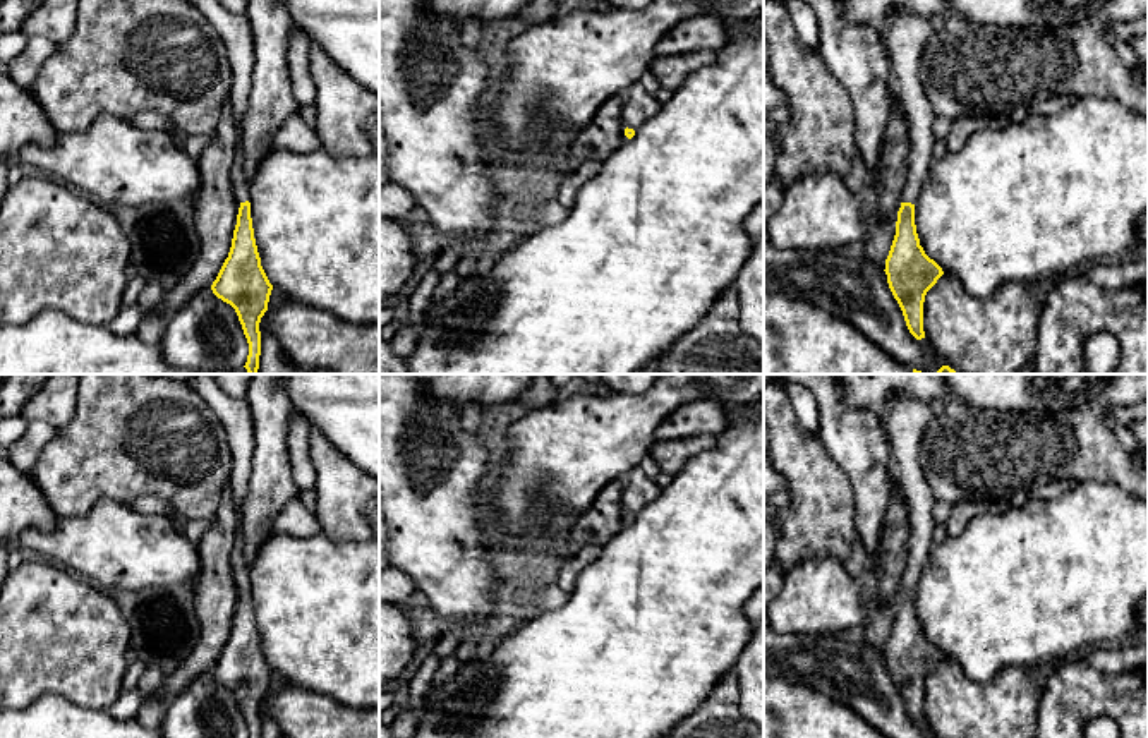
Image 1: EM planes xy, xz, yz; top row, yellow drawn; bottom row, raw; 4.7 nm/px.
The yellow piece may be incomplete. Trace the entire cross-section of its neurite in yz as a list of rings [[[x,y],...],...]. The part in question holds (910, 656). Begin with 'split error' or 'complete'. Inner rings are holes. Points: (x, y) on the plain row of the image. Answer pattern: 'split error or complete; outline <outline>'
split error; outline [[[899,398],[887,410],[892,458],[909,505],[911,530],[896,620],[884,656],[889,673],[903,695],[906,711],[916,724],[925,723],[925,680],[944,659],[942,652],[920,630],[915,609],[915,589],[921,575],[921,565],[928,561],[934,547],[932,532],[935,522],[932,508],[935,499],[918,462],[920,441],[932,415],[928,402],[915,398]]]

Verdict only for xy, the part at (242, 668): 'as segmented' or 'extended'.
extended

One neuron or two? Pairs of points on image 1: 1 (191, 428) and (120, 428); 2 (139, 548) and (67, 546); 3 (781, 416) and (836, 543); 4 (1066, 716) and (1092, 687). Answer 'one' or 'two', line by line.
1: one
2: one
3: one
4: one

